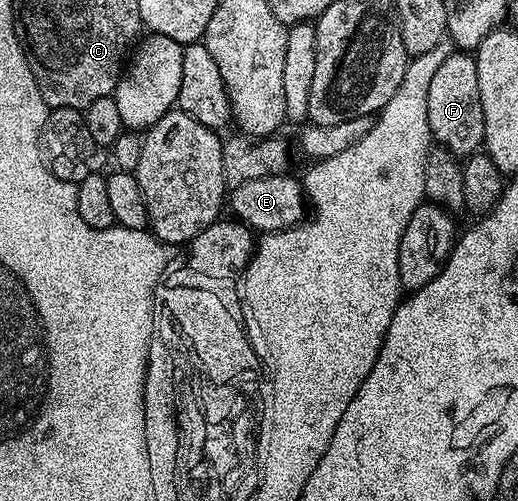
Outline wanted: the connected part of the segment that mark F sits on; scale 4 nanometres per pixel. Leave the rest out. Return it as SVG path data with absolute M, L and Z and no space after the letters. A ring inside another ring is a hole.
M453 52L445 56L441 68L429 80L427 97L431 137L446 146L456 158L463 160L483 146L485 120L481 112L481 88L477 84L477 64L471 52Z

